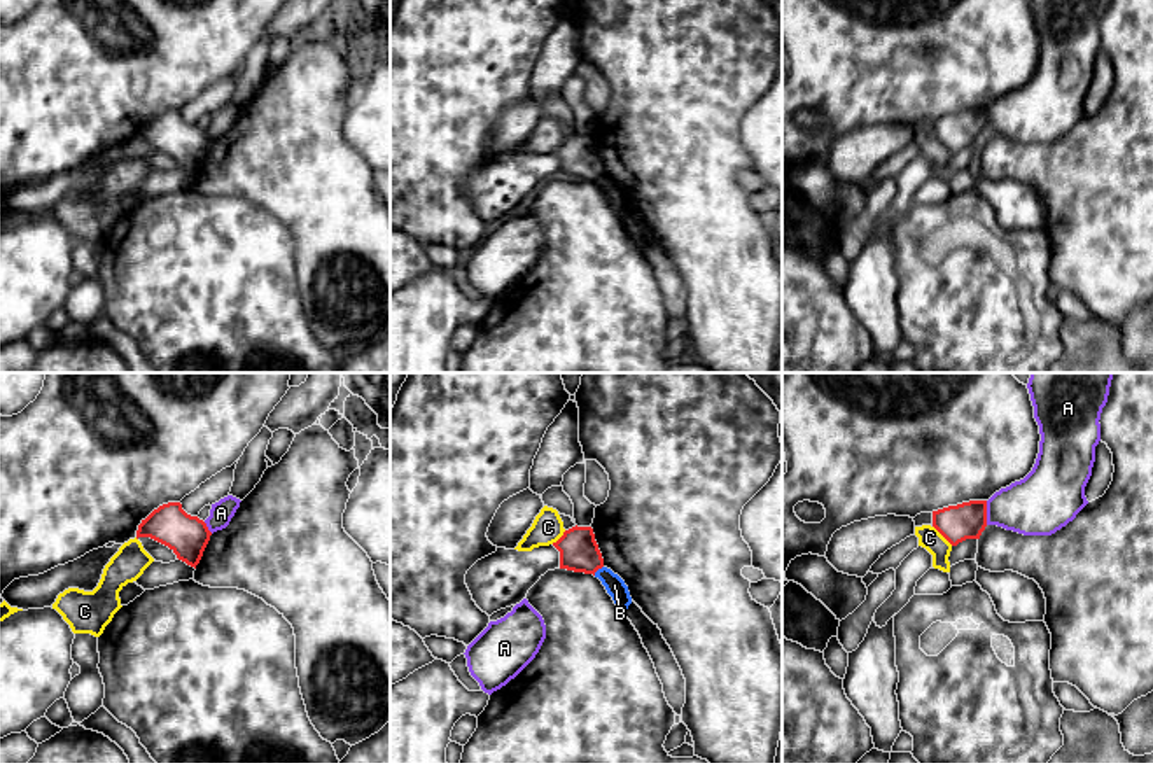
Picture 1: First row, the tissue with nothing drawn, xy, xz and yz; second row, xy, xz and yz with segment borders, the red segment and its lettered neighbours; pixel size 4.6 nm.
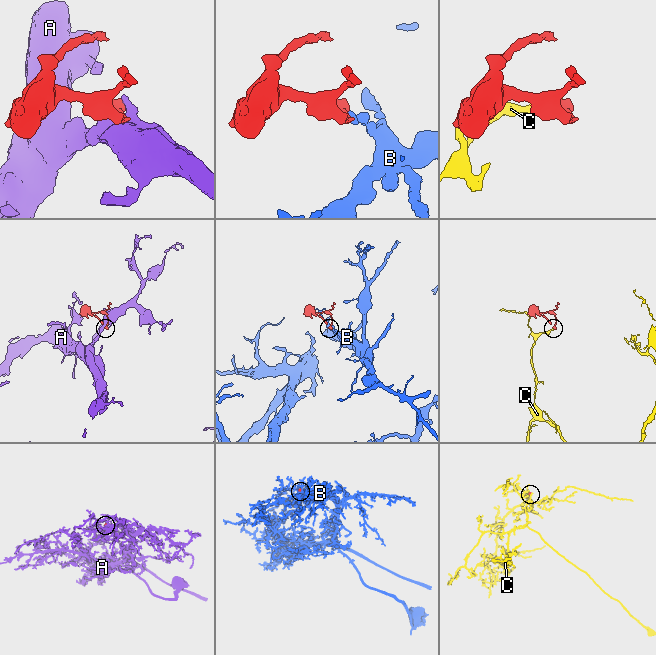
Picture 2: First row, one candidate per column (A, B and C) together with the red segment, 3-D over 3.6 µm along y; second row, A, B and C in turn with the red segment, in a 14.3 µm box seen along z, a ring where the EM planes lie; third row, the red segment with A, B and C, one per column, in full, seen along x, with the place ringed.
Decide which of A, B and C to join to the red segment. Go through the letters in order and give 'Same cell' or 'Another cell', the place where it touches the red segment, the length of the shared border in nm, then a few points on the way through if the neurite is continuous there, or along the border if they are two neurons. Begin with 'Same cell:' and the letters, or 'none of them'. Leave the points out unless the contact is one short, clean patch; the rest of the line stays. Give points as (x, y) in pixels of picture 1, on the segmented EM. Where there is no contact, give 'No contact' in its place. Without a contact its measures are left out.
Same cell: none of them
A: Another cell. Touches red at yz (985, 513). Shared border 110 nm
B: Another cell. Touches red at xz (597, 569). Shared border 60 nm. Boundary: xz (602, 566), (593, 574)
C: Another cell. Touches red at yz (943, 536). Shared border 130 nm. Boundary: yz (933, 525), (952, 545)

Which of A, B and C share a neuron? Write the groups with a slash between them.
A / B / C

